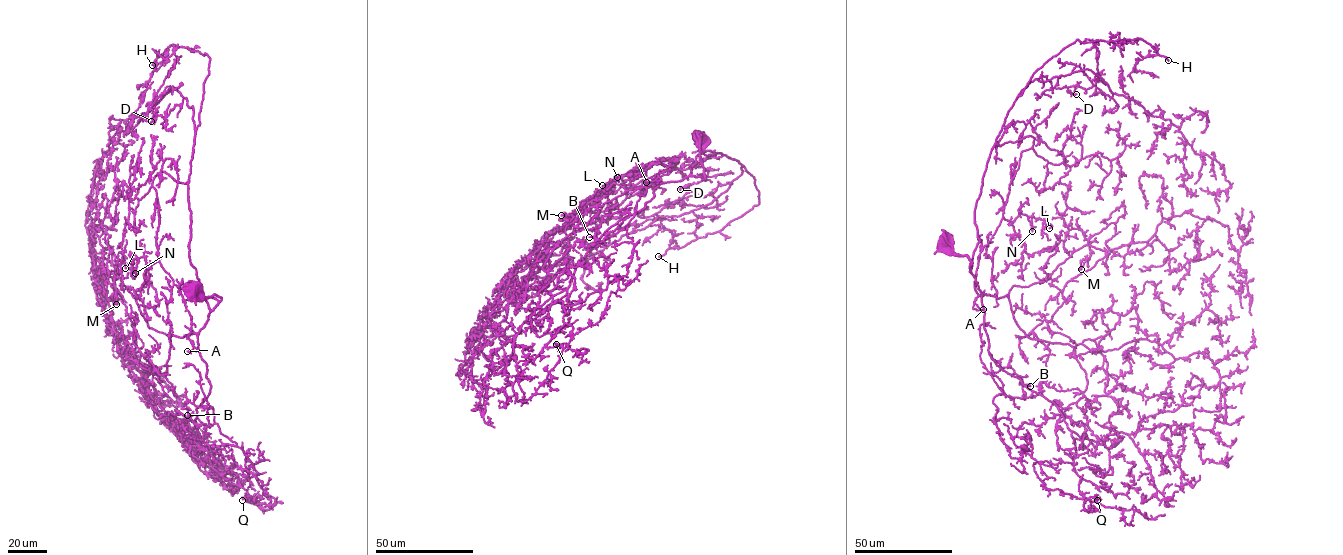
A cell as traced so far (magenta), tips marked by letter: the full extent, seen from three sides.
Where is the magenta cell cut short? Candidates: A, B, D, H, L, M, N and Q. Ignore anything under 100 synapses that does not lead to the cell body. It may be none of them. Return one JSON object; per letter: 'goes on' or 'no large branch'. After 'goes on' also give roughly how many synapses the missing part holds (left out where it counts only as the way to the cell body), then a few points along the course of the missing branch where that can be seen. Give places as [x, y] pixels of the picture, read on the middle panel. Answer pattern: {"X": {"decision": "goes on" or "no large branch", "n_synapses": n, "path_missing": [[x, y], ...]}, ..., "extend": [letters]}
{"A": {"decision": "no large branch"}, "B": {"decision": "no large branch"}, "D": {"decision": "no large branch"}, "H": {"decision": "goes on", "n_synapses": 450, "path_missing": [[658, 256], [633, 261], [630, 272], [602, 274], [581, 286], [521, 305], [494, 324]]}, "L": {"decision": "no large branch"}, "M": {"decision": "no large branch"}, "N": {"decision": "no large branch"}, "Q": {"decision": "no large branch"}, "extend": ["H"]}

